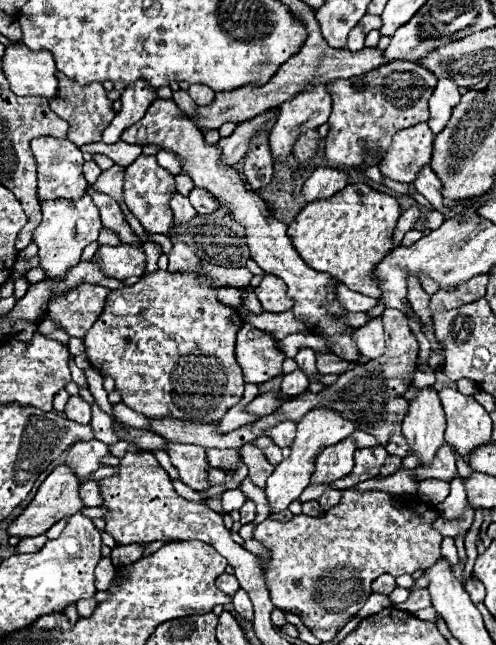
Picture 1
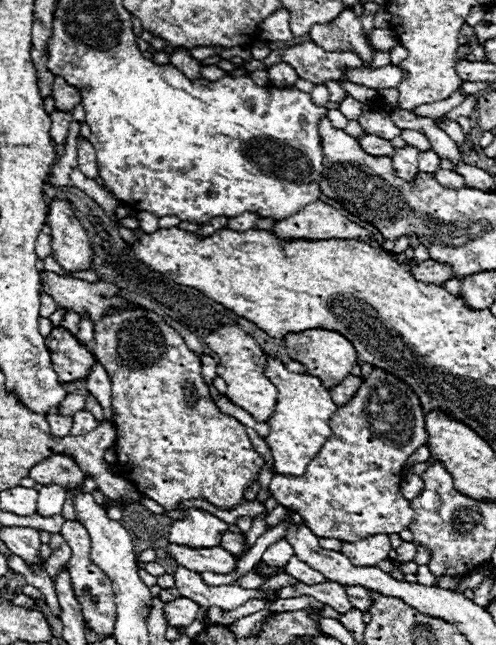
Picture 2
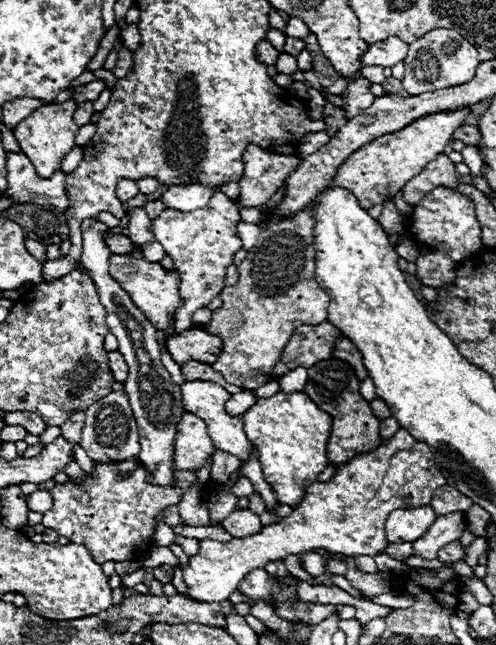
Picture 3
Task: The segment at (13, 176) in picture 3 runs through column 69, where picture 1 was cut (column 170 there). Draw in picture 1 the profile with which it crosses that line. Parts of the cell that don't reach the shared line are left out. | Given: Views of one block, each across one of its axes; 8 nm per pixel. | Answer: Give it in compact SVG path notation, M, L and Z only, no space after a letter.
M172 194L172 200L170 200L170 208L172 208L172 212L174 212L174 220L176 222L186 222L186 220L190 220L190 218L194 218L196 216L196 210L190 206L190 202L188 202L188 198L186 196L182 196L182 194Z

